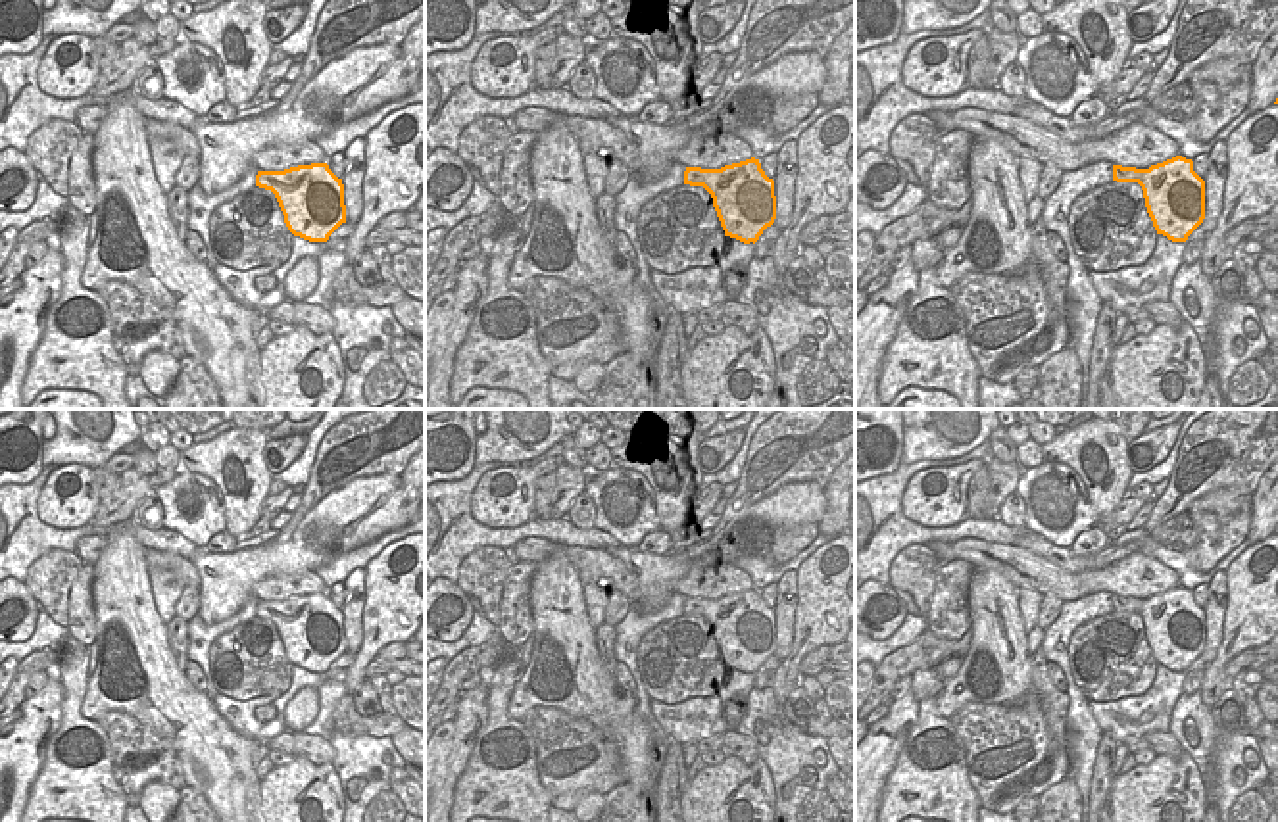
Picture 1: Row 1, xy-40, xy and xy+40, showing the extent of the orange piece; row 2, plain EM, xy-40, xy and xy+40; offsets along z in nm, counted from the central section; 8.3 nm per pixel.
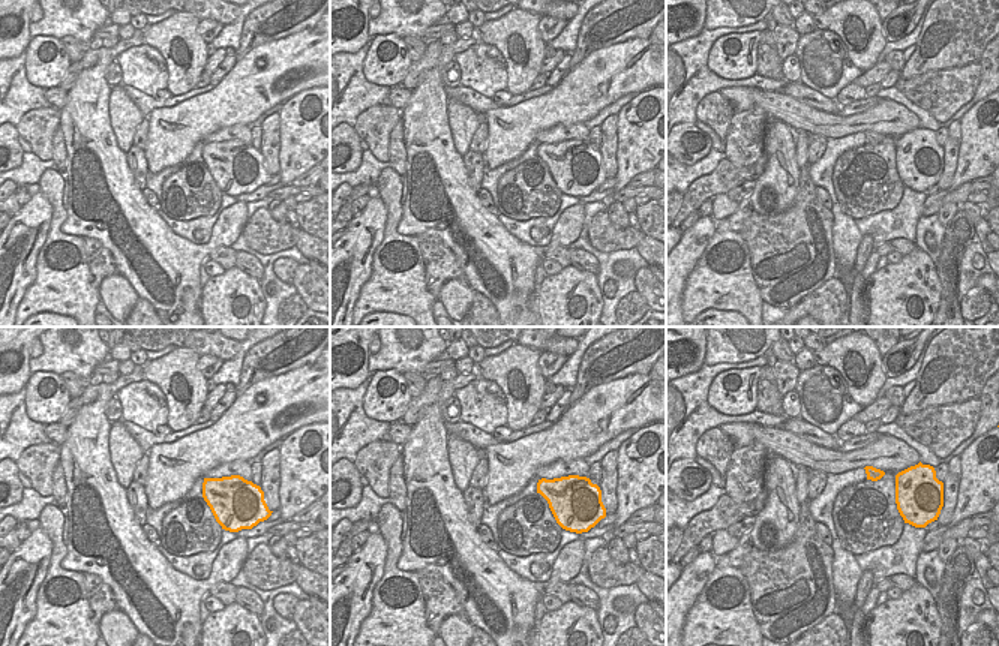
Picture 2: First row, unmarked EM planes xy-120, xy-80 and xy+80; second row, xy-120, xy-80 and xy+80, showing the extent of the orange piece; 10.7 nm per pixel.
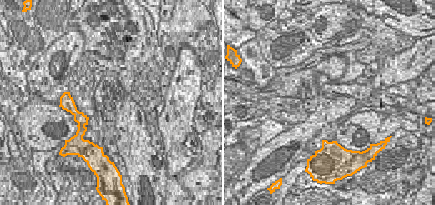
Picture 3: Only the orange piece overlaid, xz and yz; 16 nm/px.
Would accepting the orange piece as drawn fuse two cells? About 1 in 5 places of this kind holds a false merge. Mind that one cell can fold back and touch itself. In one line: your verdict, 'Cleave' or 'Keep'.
Keep

